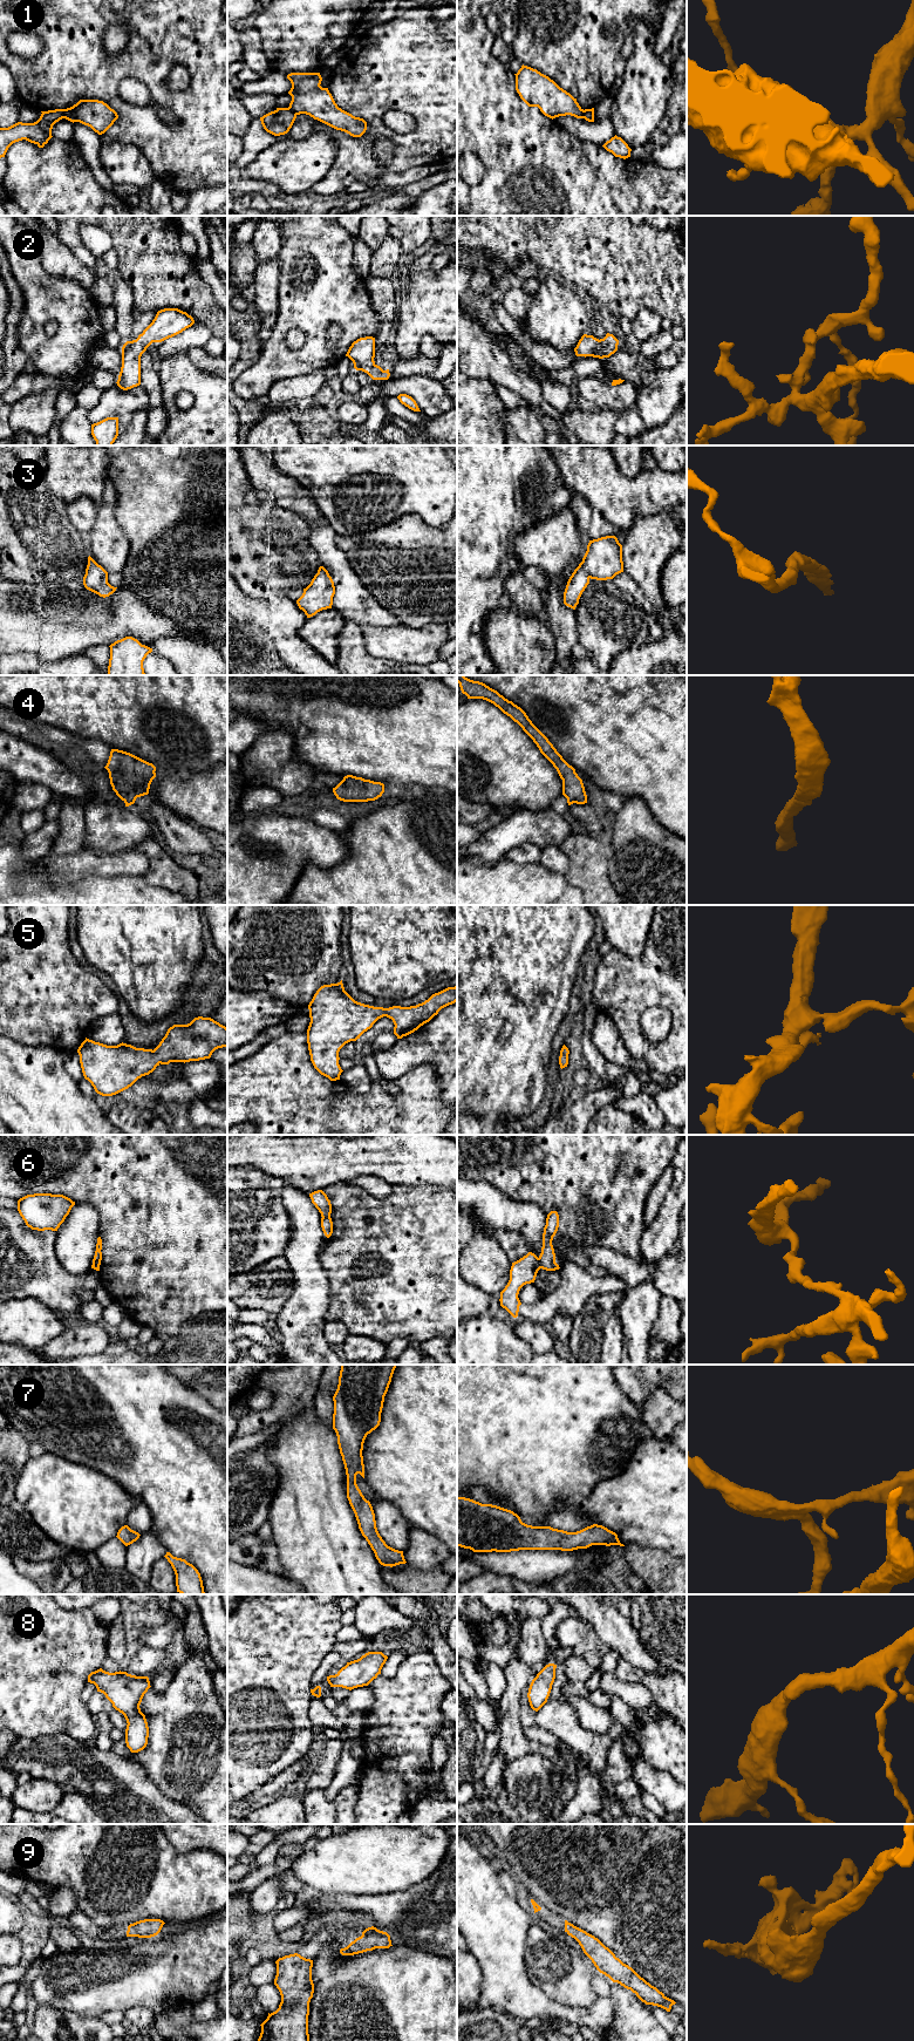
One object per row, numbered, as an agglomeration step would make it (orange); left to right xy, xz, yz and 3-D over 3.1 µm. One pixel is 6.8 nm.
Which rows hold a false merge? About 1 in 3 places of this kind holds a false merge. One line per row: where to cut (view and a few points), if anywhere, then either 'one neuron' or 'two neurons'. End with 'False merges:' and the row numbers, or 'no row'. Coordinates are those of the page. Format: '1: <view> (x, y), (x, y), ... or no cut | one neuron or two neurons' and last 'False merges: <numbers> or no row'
1: xy (61, 109), (63, 117) | two neurons
2: no cut | one neuron
3: no cut | one neuron
4: no cut | one neuron
5: no cut | one neuron
6: yz (537, 1258), (540, 1267) | two neurons
7: no cut | one neuron
8: no cut | one neuron
9: no cut | one neuron
False merges: 1, 6

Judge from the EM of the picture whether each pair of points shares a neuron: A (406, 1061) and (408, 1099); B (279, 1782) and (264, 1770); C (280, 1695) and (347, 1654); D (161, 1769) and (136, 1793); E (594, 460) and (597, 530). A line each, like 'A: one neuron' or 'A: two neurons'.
A: two neurons
B: two neurons
C: two neurons
D: two neurons
E: two neurons

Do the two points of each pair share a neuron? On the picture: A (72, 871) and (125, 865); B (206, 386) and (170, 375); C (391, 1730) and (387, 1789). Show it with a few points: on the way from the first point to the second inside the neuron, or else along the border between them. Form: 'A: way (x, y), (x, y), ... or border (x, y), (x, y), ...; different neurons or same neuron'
A: way (84, 865), (113, 865); same neuron
B: way (197, 381), (185, 375), (179, 375); same neuron
C: way (397, 1744), (400, 1756), (394, 1775); same neuron

